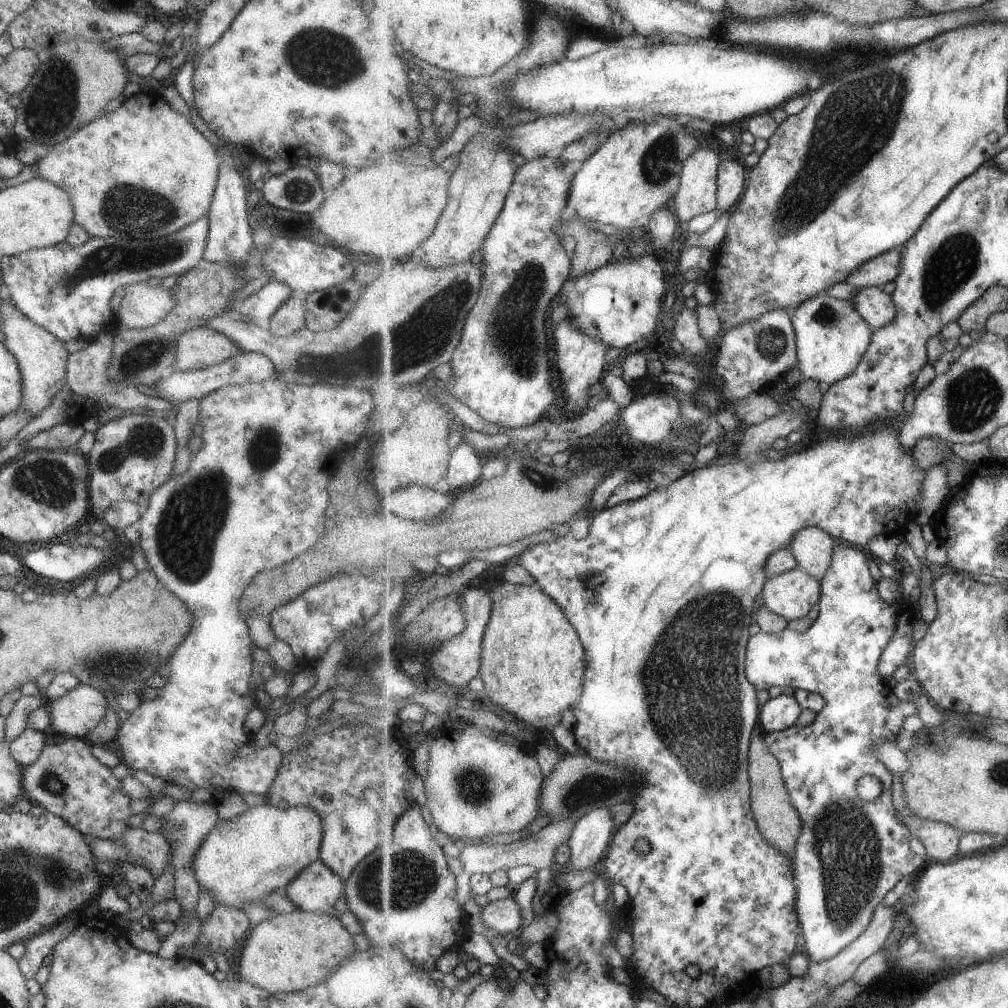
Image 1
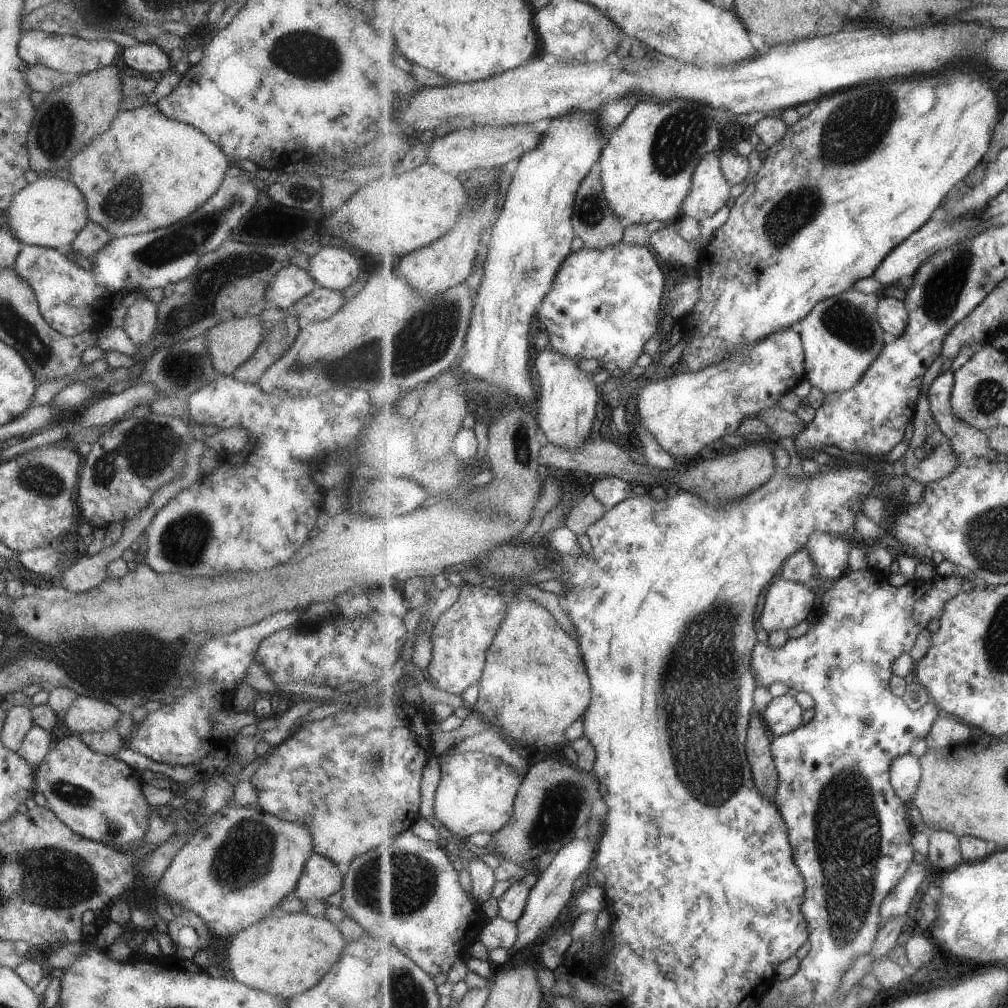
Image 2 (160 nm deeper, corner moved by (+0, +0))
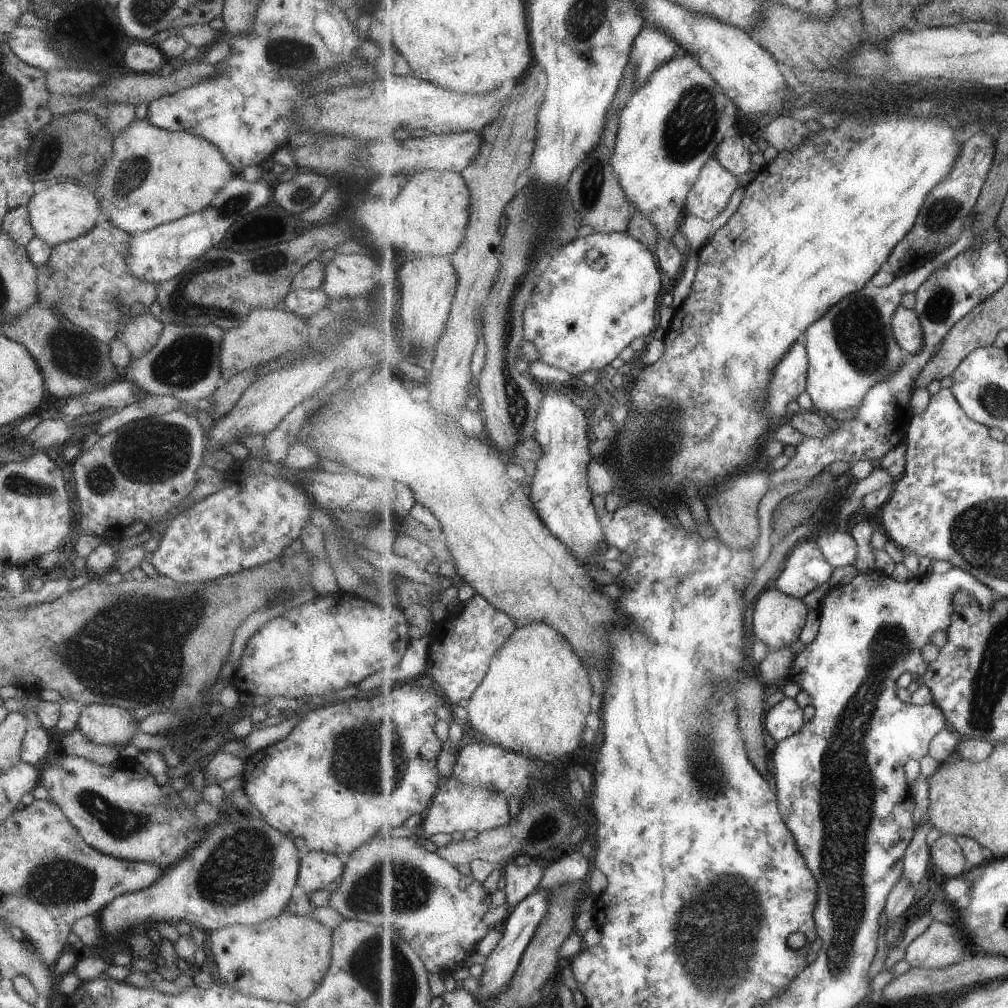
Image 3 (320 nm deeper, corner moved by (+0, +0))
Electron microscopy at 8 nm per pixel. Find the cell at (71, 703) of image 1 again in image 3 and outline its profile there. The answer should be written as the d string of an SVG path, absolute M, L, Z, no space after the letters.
M83 704L79 710L76 730L95 744L123 748L135 734L136 722L131 714L114 705Z

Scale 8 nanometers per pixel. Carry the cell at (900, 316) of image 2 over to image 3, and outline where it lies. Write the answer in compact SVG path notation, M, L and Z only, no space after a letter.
M899 306L891 320L895 340L907 354L919 354L923 350L923 326L915 310Z

